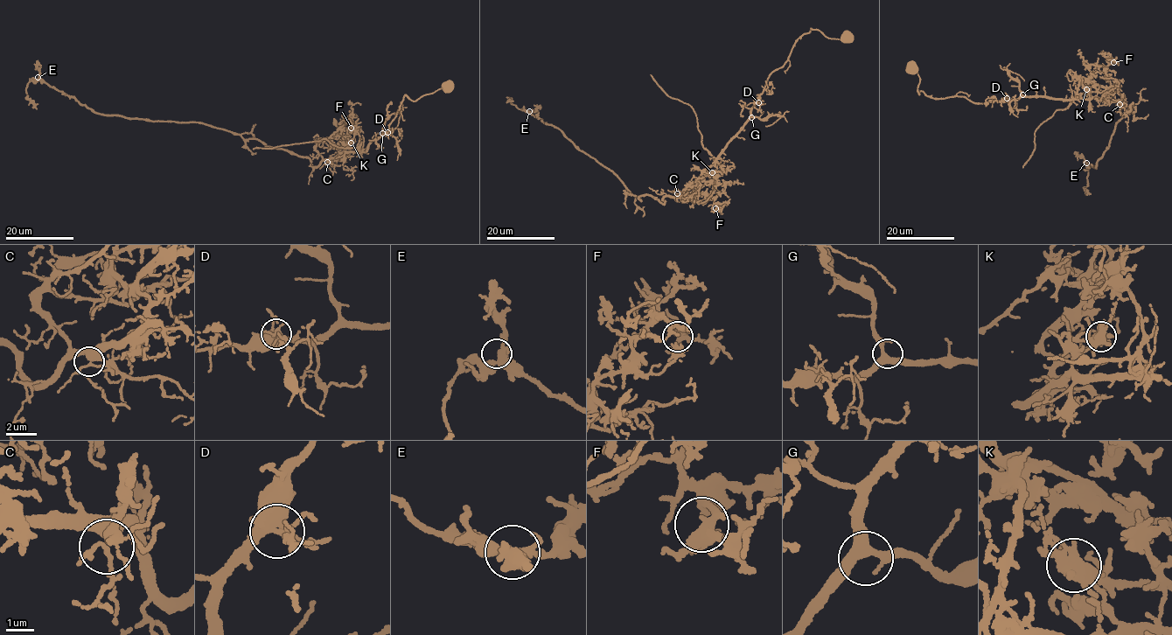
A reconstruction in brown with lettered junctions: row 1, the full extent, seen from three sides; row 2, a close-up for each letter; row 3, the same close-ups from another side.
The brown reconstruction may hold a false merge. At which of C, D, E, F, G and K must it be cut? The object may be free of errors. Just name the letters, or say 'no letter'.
K

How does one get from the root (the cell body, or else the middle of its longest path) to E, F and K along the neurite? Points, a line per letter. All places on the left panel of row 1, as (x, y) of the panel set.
E: (448, 87), (404, 95), (366, 151), (314, 167), (201, 123), (95, 113), (38, 77)
F: (448, 87), (413, 101), (404, 95), (389, 131), (366, 151), (359, 134), (338, 127), (351, 128)
K: (448, 87), (413, 101), (404, 95), (389, 131), (373, 139), (366, 151), (350, 152), (351, 142)

